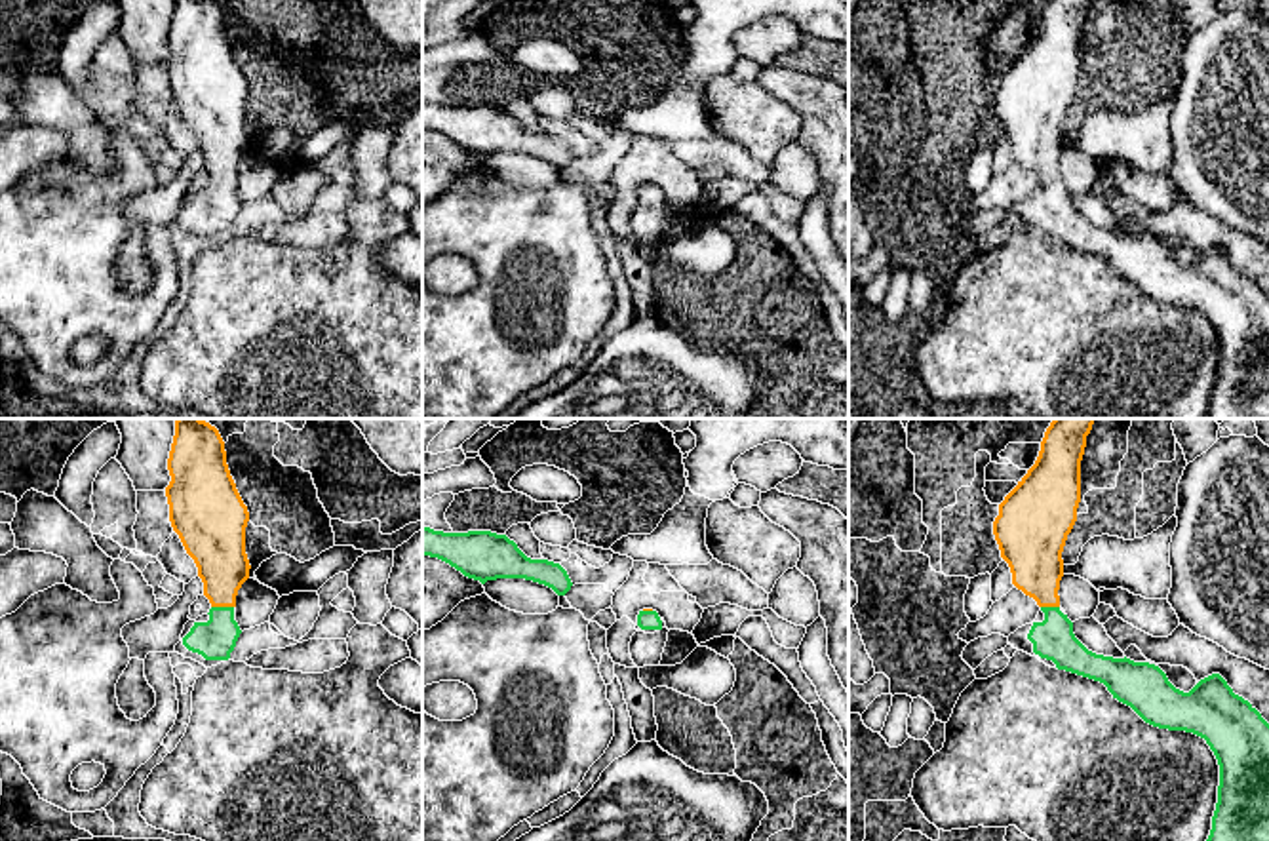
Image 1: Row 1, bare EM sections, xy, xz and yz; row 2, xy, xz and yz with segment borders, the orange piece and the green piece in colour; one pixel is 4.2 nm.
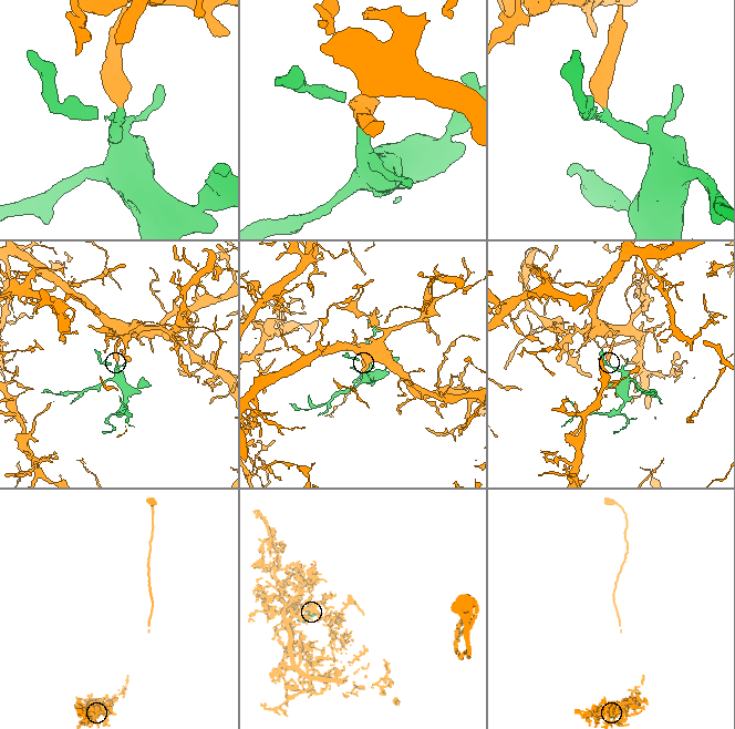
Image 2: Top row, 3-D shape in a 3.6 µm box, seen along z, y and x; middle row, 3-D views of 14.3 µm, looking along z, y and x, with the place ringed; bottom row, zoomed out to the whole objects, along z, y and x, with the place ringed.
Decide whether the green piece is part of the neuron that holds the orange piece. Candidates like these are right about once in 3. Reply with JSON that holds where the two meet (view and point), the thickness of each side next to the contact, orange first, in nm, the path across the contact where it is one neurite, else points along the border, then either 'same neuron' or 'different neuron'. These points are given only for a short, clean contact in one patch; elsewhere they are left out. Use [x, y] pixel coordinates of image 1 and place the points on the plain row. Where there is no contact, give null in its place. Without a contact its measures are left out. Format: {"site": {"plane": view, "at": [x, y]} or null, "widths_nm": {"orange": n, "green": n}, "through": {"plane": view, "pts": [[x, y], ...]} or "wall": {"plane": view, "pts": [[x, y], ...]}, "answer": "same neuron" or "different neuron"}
{"site": {"plane": "xy", "at": [223, 179]}, "widths_nm": {"orange": 240, "green": 170}, "answer": "same neuron"}

